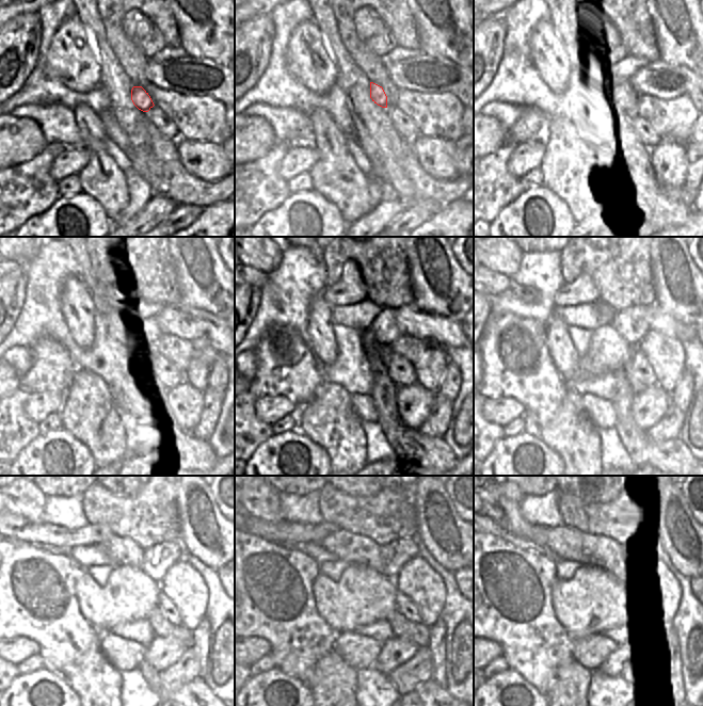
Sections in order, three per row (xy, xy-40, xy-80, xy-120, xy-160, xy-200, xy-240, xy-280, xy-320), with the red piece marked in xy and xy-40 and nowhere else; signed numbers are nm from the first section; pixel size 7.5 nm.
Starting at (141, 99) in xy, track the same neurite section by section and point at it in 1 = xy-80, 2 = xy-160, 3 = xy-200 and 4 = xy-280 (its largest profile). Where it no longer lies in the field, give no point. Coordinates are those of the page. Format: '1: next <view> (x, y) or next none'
1: next xy-80 (619, 91)
2: next xy-160 (384, 329)
3: next xy-200 (633, 323)
4: next xy-280 (395, 555)

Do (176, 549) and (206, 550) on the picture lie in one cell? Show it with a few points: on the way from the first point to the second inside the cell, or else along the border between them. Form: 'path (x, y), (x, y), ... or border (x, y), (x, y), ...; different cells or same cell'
border (179, 541), (186, 551); different cells

